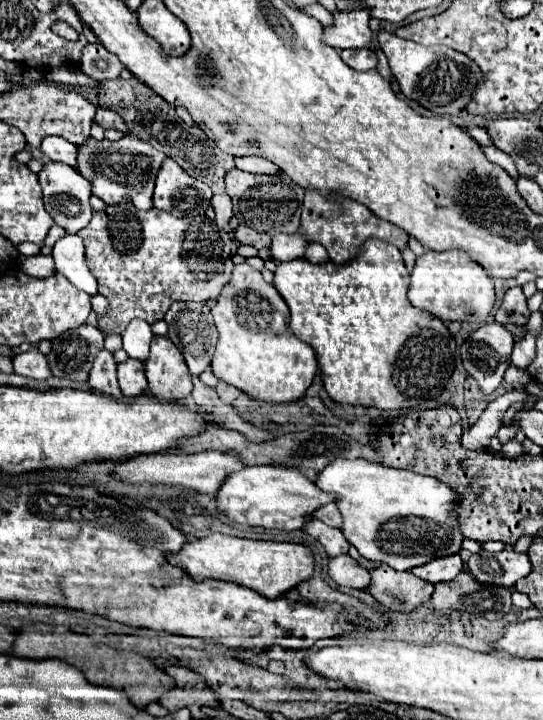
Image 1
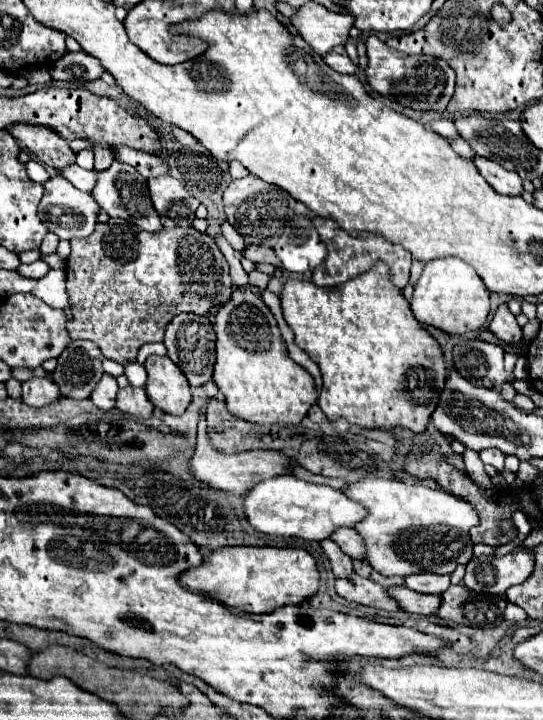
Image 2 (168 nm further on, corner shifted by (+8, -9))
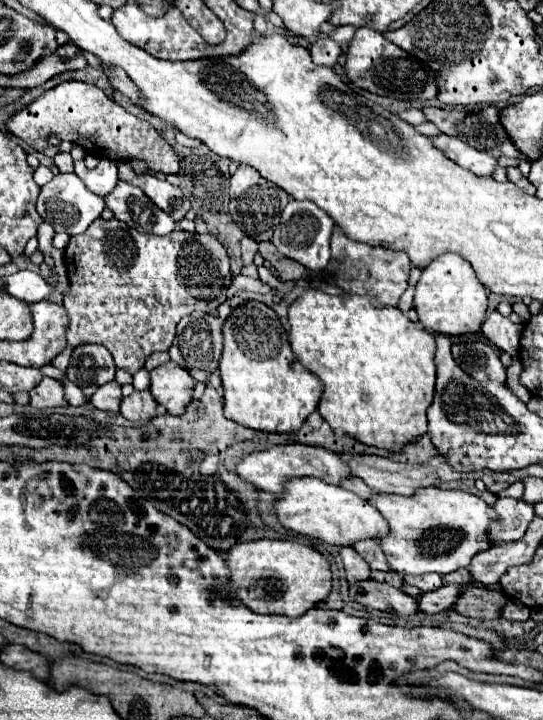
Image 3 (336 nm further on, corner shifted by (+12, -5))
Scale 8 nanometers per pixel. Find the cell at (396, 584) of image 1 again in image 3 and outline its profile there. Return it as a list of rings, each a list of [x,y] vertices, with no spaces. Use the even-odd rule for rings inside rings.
[[[450,584],[450,586],[440,586],[434,592],[426,592],[418,598],[418,606],[422,612],[426,614],[436,614],[436,612],[444,612],[444,610],[452,610],[456,604],[456,598],[460,596],[462,586],[458,584]]]

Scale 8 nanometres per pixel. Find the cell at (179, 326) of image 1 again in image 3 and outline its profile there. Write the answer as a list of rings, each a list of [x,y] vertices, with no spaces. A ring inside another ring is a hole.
[[[196,312],[190,316],[184,316],[178,324],[178,332],[174,338],[174,344],[170,348],[170,358],[178,366],[182,366],[196,382],[206,382],[210,374],[218,368],[218,360],[222,354],[222,322],[216,316]]]

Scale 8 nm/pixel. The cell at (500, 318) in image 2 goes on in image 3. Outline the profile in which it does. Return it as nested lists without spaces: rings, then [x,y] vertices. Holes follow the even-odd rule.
[[[492,312],[486,322],[482,324],[482,334],[502,352],[516,356],[518,354],[518,342],[520,342],[520,334],[522,334],[522,324],[514,324],[510,322],[506,316],[502,316],[500,312]]]

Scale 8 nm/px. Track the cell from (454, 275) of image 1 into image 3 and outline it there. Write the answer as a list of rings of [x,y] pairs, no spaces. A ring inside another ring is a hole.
[[[442,254],[428,268],[422,270],[422,278],[416,284],[414,308],[418,312],[424,330],[460,336],[460,334],[474,334],[480,330],[486,316],[488,298],[470,262],[466,262],[458,254]]]

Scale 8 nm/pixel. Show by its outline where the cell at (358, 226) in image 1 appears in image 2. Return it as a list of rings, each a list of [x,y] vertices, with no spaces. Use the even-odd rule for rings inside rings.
[[[314,216],[312,218],[312,224],[316,226],[322,242],[328,248],[328,256],[312,272],[312,282],[316,282],[316,286],[328,286],[328,288],[330,286],[338,286],[338,284],[346,282],[348,278],[354,278],[358,274],[362,274],[364,270],[368,270],[376,260],[384,260],[390,266],[394,286],[398,286],[400,290],[406,286],[408,276],[410,276],[412,254],[406,248],[402,248],[400,244],[392,244],[382,234],[370,234],[370,232],[362,232],[360,236],[352,236],[350,232],[342,230],[334,220],[320,218],[320,216]]]

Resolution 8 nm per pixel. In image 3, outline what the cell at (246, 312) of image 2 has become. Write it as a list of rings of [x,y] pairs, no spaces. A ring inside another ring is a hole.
[[[262,302],[238,306],[224,324],[224,350],[220,358],[224,384],[224,416],[258,432],[298,432],[318,408],[322,382],[296,360],[278,314]]]

